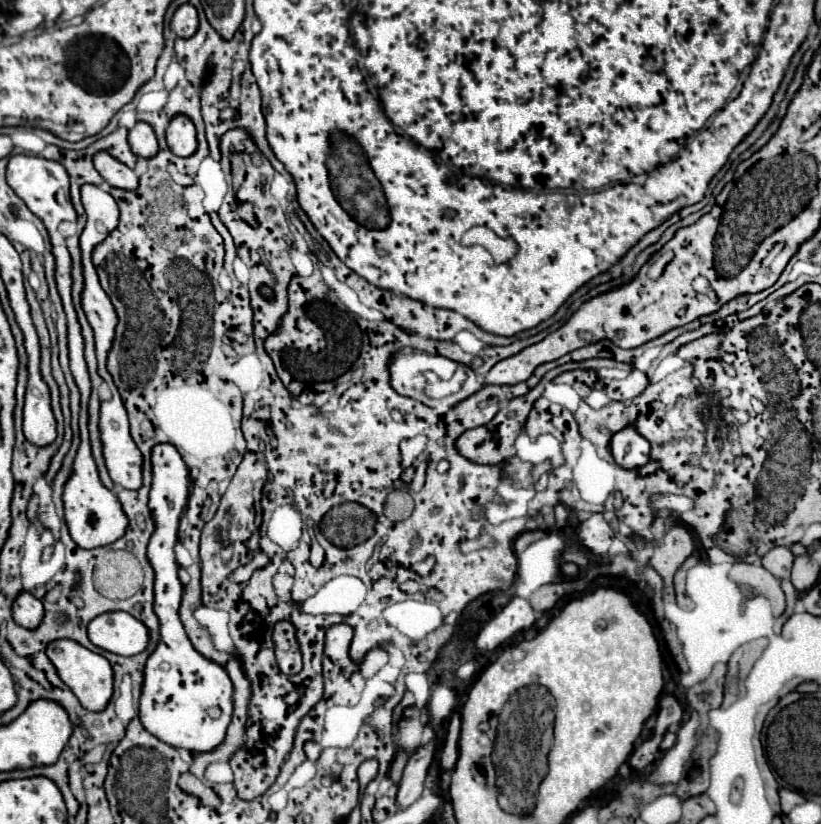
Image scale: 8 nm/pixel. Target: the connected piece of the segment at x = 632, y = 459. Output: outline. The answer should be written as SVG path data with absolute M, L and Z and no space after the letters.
M623 427L611 437L611 453L617 465L635 469L649 461L649 441L635 427Z

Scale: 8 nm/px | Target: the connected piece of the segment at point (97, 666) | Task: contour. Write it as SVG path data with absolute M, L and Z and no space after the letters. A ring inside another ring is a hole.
M57 639L55 643L47 645L47 657L57 669L59 679L67 683L67 687L75 693L79 703L89 709L89 711L101 711L111 699L113 693L113 675L111 675L111 665L103 655L97 655L83 645L71 641L71 639Z

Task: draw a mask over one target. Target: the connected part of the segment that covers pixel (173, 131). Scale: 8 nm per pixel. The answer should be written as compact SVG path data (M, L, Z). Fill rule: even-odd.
M175 115L167 125L167 145L179 157L187 157L197 149L195 125L187 115Z

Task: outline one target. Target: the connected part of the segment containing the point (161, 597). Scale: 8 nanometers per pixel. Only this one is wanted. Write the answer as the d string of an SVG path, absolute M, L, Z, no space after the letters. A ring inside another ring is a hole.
M157 443L151 449L153 483L149 491L149 511L155 519L155 531L147 545L147 559L155 571L155 601L153 609L159 619L161 639L155 651L149 655L143 671L143 689L139 699L141 725L159 737L163 743L183 747L187 751L211 751L223 737L233 713L233 687L225 669L203 655L199 655L179 621L179 605L183 585L179 581L179 565L173 553L177 541L177 521L181 519L189 497L189 469L179 451L169 443ZM207 707L215 707L219 713L205 713Z

